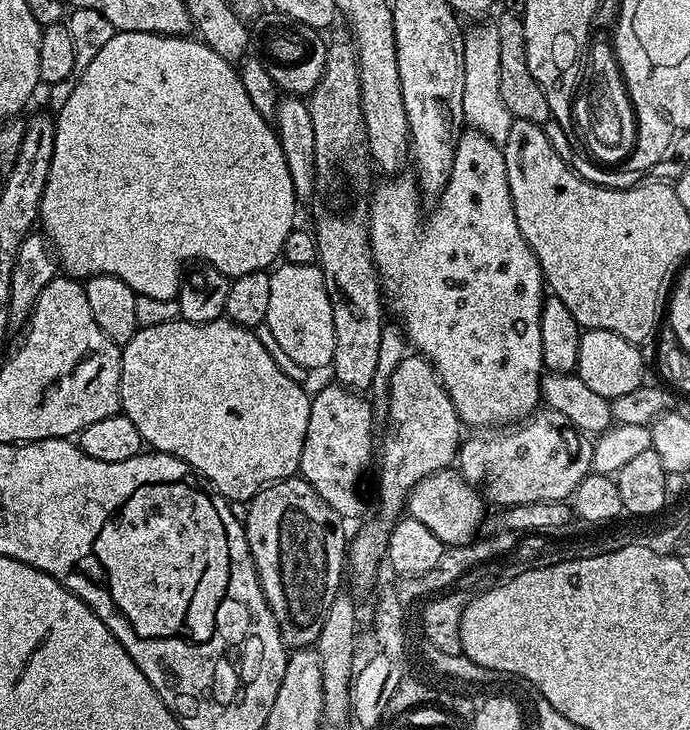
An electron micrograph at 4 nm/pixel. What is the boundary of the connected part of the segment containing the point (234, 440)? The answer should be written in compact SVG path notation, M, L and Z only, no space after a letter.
M221 318L214 322L195 324L189 320L175 319L170 322L162 322L162 326L150 326L140 328L130 342L122 346L120 354L120 412L134 426L138 426L138 434L141 441L149 449L165 452L192 467L197 476L203 478L216 491L221 492L230 502L247 502L270 484L277 480L287 480L295 477L300 471L300 459L302 458L302 446L306 442L306 426L310 422L310 406L312 396L304 393L304 388L296 380L291 380L280 369L280 364L268 353L268 348L256 337L257 333L250 328L243 328L234 321Z

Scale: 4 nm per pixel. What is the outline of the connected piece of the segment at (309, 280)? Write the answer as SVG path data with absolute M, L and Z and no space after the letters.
M281 263L271 271L270 278L265 325L277 346L300 368L327 369L334 354L334 320L324 272L316 264L295 266L294 263Z

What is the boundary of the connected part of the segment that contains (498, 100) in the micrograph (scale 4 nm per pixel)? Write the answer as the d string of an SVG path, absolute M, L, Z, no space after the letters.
M468 28L464 34L464 57L466 58L466 90L462 90L462 110L464 123L469 129L486 134L495 144L503 146L506 134L510 134L513 116L502 102L500 84L500 43L498 30L488 28Z

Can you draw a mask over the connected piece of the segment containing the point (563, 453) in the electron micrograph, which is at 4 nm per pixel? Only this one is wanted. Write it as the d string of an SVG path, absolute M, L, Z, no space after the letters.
M547 406L541 407L532 413L527 420L516 426L508 426L503 430L476 430L471 433L472 437L465 439L460 445L458 453L458 471L464 480L484 497L489 505L500 504L499 506L511 506L513 504L533 504L534 502L550 502L551 500L567 501L571 497L572 492L578 486L578 482L582 482L582 478L587 476L592 468L592 448L587 444L584 445L585 437L573 426L570 418L566 418L566 414L558 414L554 409Z

